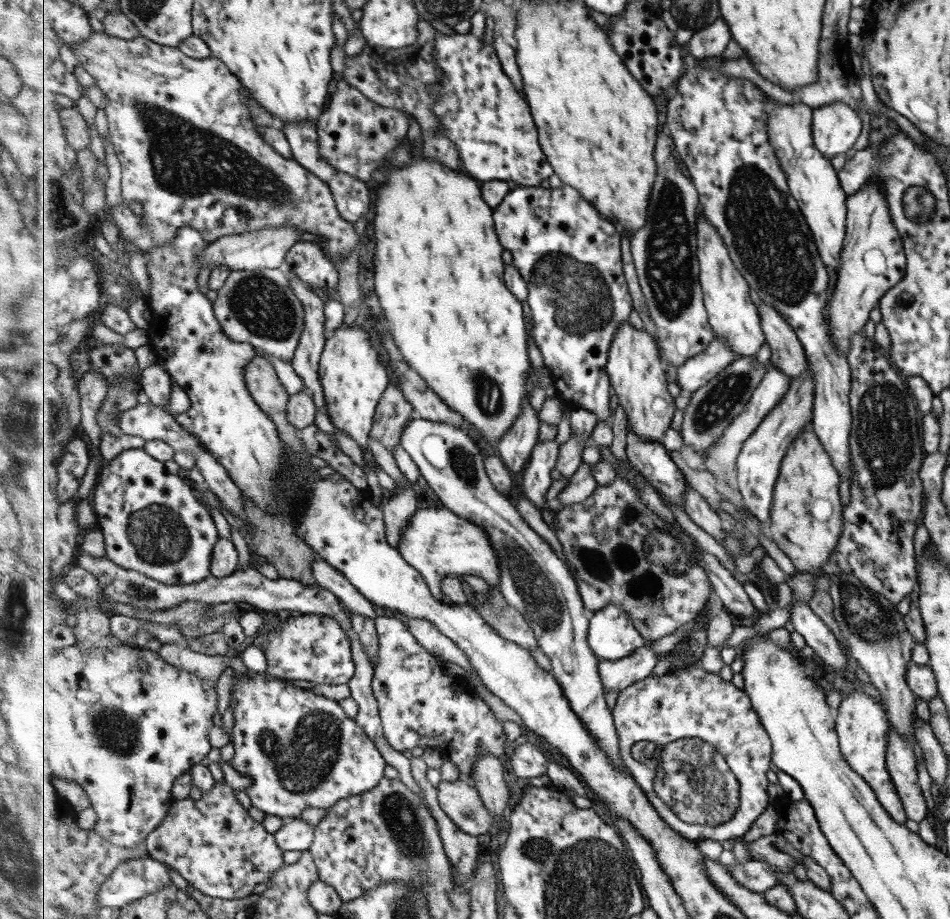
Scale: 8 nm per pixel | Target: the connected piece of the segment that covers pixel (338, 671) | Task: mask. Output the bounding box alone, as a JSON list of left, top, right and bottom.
[260,614,356,684]

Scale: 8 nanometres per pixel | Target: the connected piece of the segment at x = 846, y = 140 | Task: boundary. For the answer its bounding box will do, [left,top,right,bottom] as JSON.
[811,102,861,160]

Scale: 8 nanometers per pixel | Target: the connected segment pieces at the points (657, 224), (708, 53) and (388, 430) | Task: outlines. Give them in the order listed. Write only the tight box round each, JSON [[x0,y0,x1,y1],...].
[[632,125,715,369],[685,16,733,59],[370,384,417,454]]

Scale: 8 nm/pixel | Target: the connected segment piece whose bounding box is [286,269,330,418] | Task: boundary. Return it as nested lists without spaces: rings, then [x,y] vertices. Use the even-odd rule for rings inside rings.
[[[286,269],[290,282],[292,283],[293,291],[296,292],[299,299],[303,300],[305,304],[305,329],[300,339],[300,344],[297,347],[296,354],[291,362],[293,368],[297,374],[304,378],[306,382],[307,390],[313,392],[311,396],[314,398],[314,402],[322,412],[324,412],[328,418],[328,410],[326,410],[326,400],[323,394],[323,385],[321,384],[321,375],[319,375],[321,356],[326,345],[327,338],[325,338],[325,302],[314,291],[311,291],[306,283],[304,283],[291,269]]]

